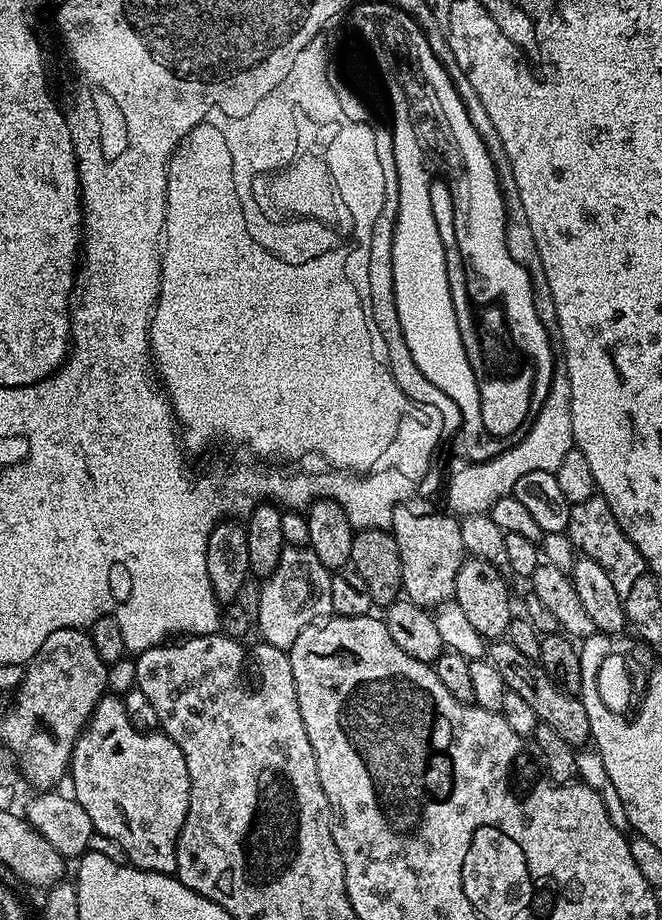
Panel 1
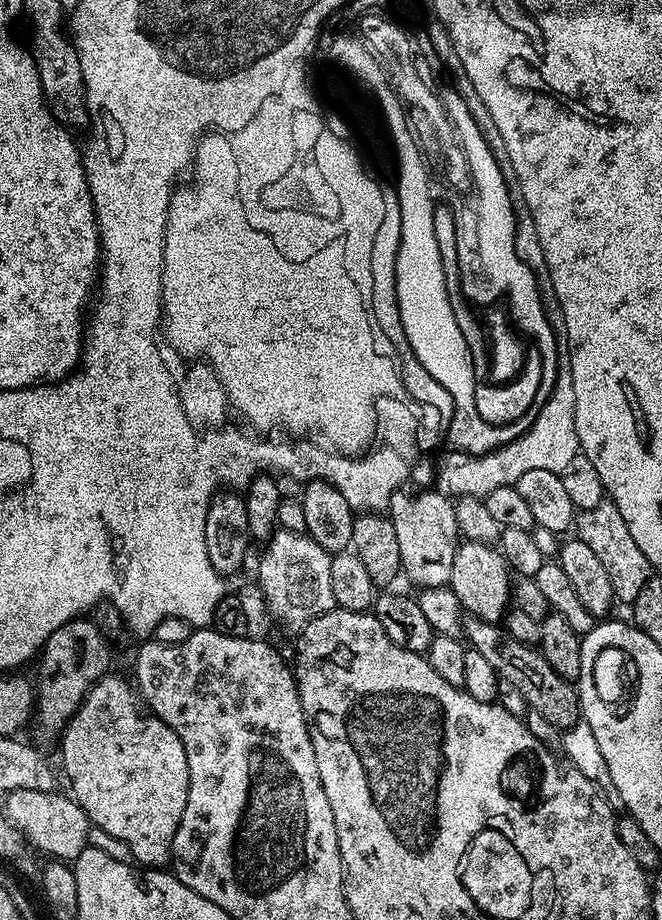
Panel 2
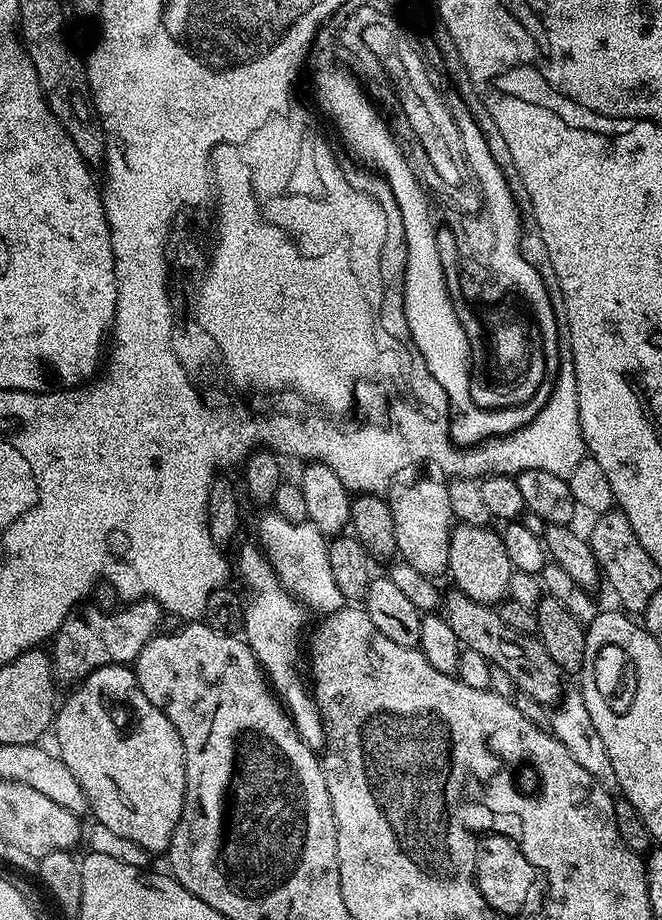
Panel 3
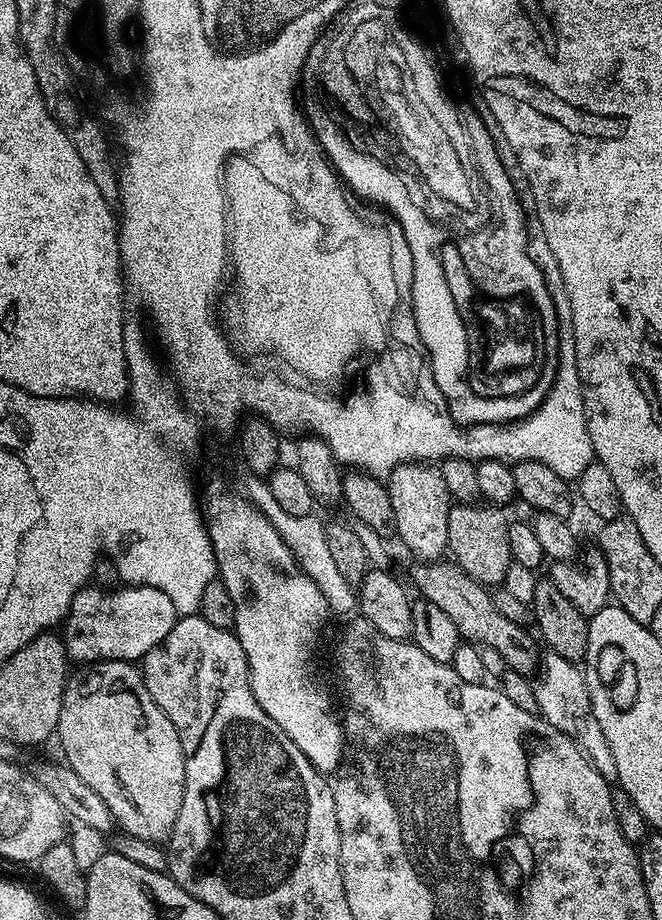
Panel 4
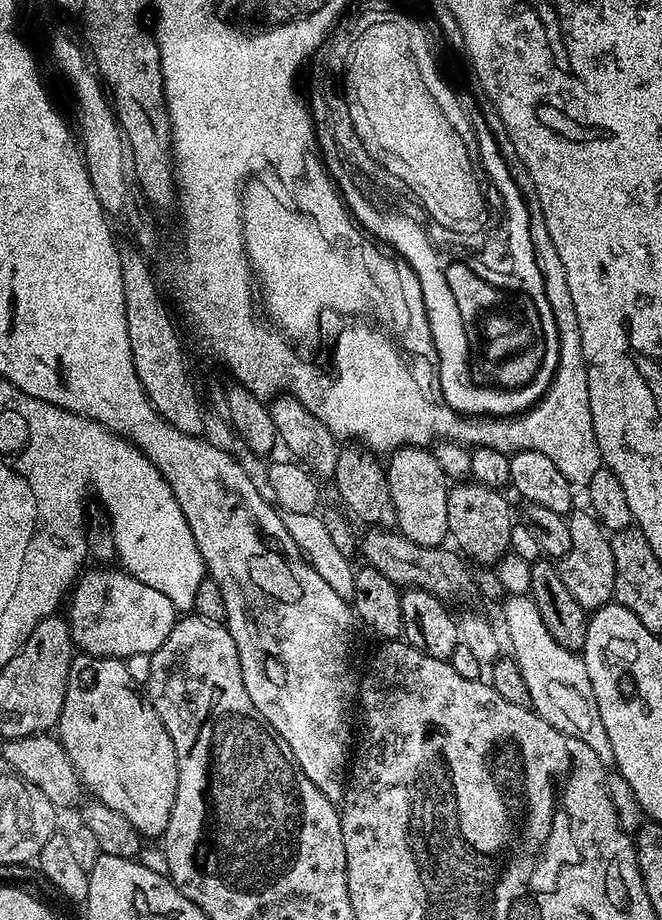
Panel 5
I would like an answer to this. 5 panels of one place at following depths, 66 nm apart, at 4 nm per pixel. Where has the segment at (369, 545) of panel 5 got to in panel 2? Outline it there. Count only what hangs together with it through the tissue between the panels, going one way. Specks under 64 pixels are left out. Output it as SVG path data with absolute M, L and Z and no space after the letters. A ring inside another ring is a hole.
M468 616L463 621L462 632L465 637L468 635L467 643L476 648L478 654L483 654L490 661L490 666L494 666L496 675L501 680L510 682L510 686L514 686L514 690L518 690L518 694L526 698L529 709L538 711L561 730L573 728L578 723L581 714L575 683L554 674L554 666L546 662L539 647L516 641L500 624L479 620L477 616Z

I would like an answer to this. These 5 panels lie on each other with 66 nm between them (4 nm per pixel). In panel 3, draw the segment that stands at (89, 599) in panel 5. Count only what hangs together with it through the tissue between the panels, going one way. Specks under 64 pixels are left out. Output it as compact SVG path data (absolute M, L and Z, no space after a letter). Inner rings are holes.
M147 598L125 603L111 611L98 609L92 602L73 608L70 615L64 617L50 644L52 668L56 671L57 681L61 685L71 685L85 680L95 668L135 661L142 646L161 631L160 616L160 605Z

